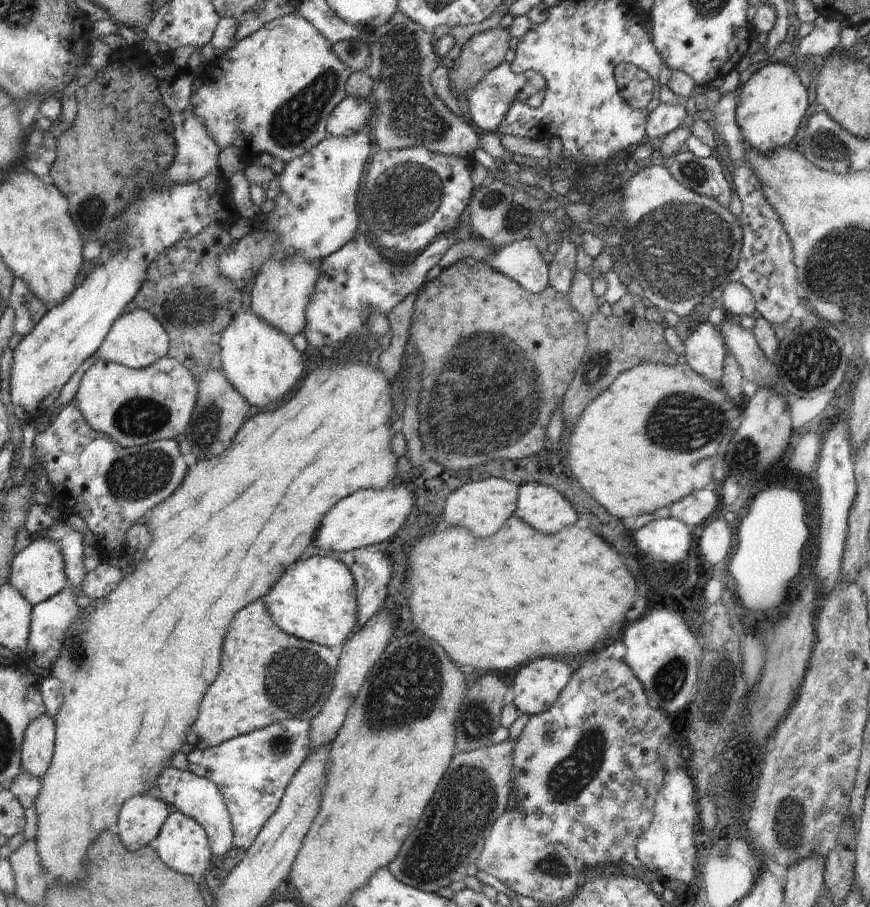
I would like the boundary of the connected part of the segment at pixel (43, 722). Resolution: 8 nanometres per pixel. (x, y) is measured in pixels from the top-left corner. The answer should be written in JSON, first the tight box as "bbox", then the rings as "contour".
{"bbox":[21,712,55,779],"contour":[[[46,712],[27,727],[21,744],[21,768],[37,779],[42,779],[53,759],[55,720]]]}

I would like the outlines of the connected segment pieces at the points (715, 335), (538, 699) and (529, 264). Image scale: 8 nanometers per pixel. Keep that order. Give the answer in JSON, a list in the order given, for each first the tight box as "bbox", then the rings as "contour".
[{"bbox":[683,321,728,385],"contour":[[[706,321],[683,343],[686,364],[700,376],[720,385],[728,350],[718,327]]]},{"bbox":[512,657,573,715],"contour":[[[542,657],[522,666],[512,682],[513,704],[523,713],[539,715],[556,702],[573,671],[562,658]]]},{"bbox":[482,237,549,293],"contour":[[[532,237],[495,249],[482,262],[502,273],[531,293],[542,292],[549,285],[549,265]]]}]

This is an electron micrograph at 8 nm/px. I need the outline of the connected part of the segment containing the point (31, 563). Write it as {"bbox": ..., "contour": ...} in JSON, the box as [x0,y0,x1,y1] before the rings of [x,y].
{"bbox":[7,538,68,607],"contour":[[[32,538],[26,548],[14,555],[7,582],[16,588],[32,607],[66,589],[68,579],[59,544],[49,538]]]}

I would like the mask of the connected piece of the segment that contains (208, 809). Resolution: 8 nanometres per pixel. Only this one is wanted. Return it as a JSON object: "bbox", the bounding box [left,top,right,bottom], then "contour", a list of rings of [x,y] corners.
{"bbox":[157,766,233,862],"contour":[[[166,766],[157,778],[157,787],[160,789],[161,799],[176,806],[180,812],[192,817],[207,834],[207,839],[217,862],[223,861],[233,854],[233,826],[223,796],[216,784],[207,778],[198,776],[192,771],[184,771],[176,767]]]}

